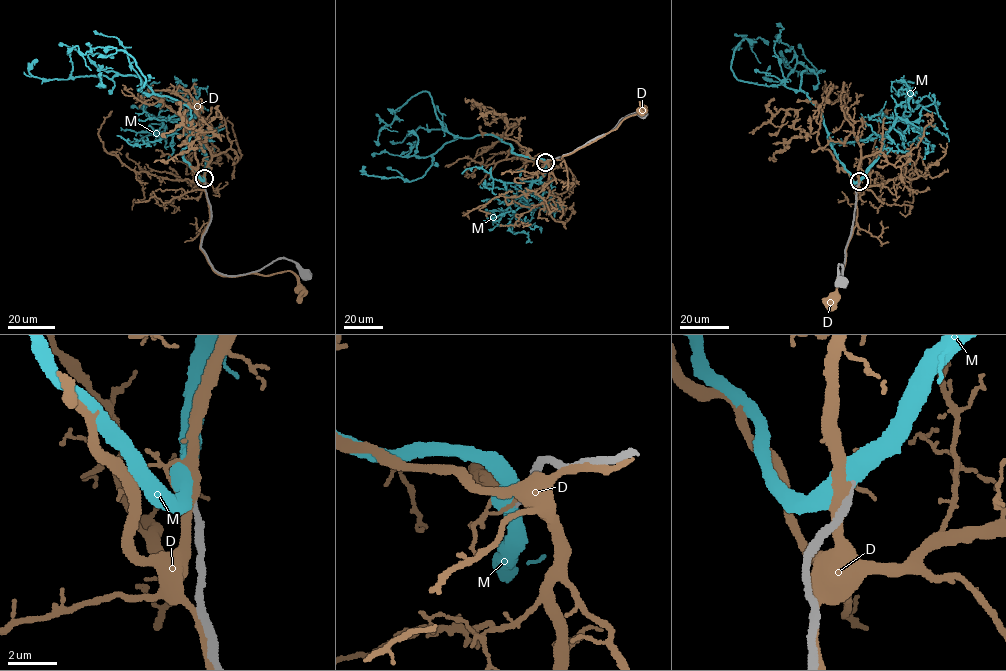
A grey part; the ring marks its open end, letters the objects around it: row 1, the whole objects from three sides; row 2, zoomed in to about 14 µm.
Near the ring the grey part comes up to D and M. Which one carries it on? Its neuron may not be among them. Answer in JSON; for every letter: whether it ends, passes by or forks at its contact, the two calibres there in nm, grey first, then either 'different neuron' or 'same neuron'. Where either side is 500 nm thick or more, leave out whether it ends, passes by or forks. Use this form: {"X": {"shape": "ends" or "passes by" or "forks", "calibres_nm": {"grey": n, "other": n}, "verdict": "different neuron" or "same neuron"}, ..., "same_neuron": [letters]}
{"D": {"shape": "forks", "calibres_nm": {"grey": 340, "other": 360}, "verdict": "different neuron"}, "M": {"shape": "forks", "calibres_nm": {"grey": 280, "other": 480}, "verdict": "same neuron"}, "same_neuron": ["M"]}

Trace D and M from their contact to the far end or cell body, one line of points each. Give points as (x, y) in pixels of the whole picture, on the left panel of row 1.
D: (204, 180), (209, 222), (202, 233), (200, 249), (213, 270), (222, 276), (270, 275), (290, 271), (301, 289)
M: (204, 179), (182, 151), (188, 108), (138, 90), (145, 77), (122, 50), (67, 48)

